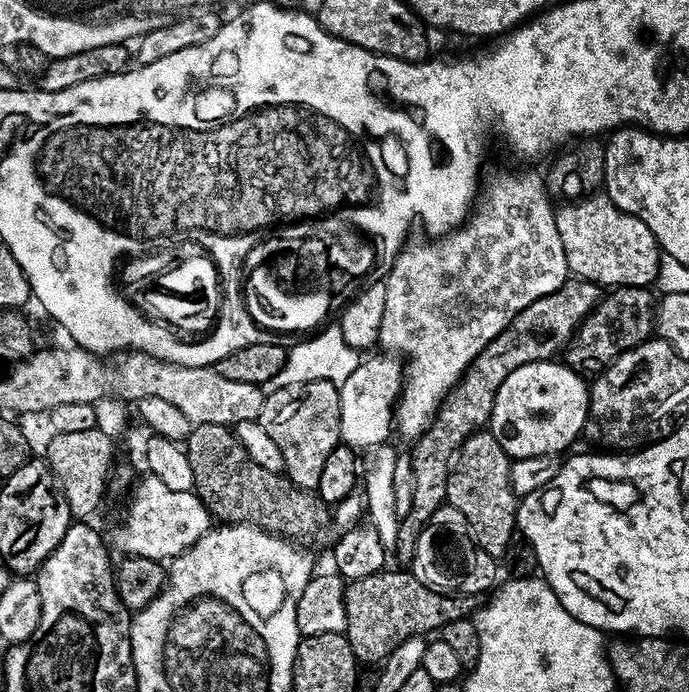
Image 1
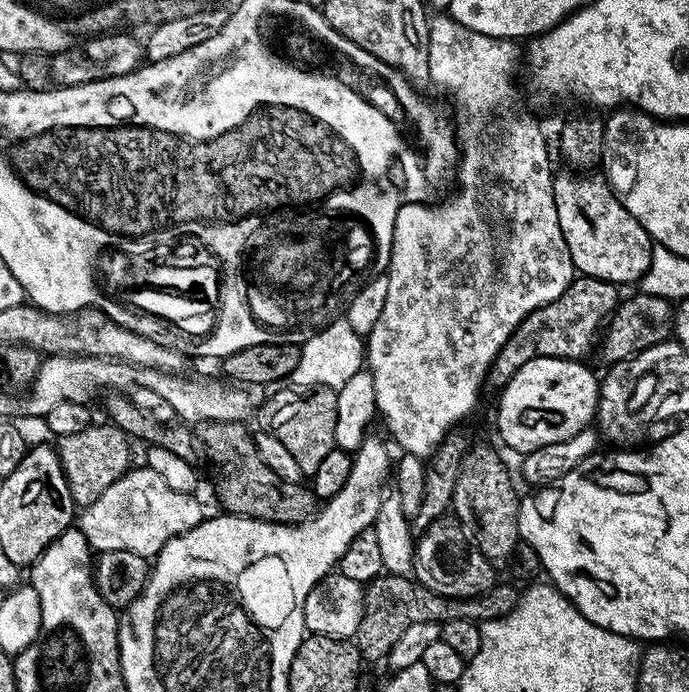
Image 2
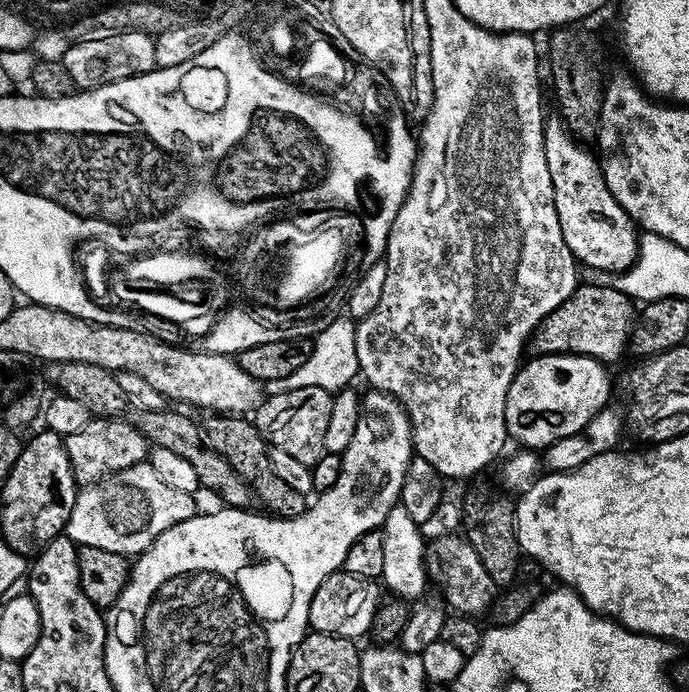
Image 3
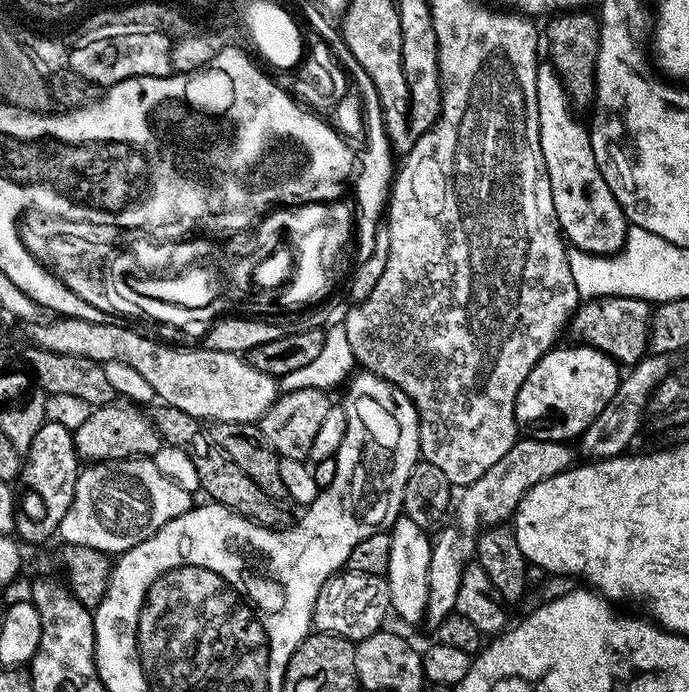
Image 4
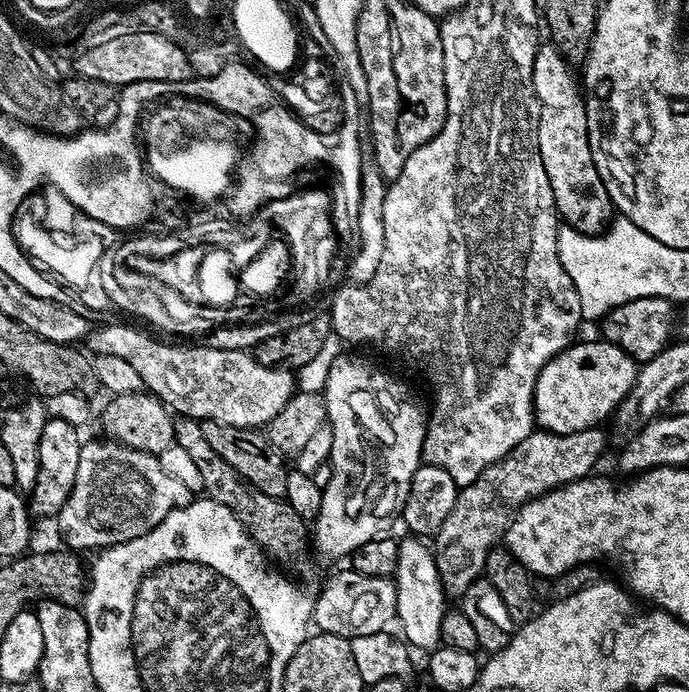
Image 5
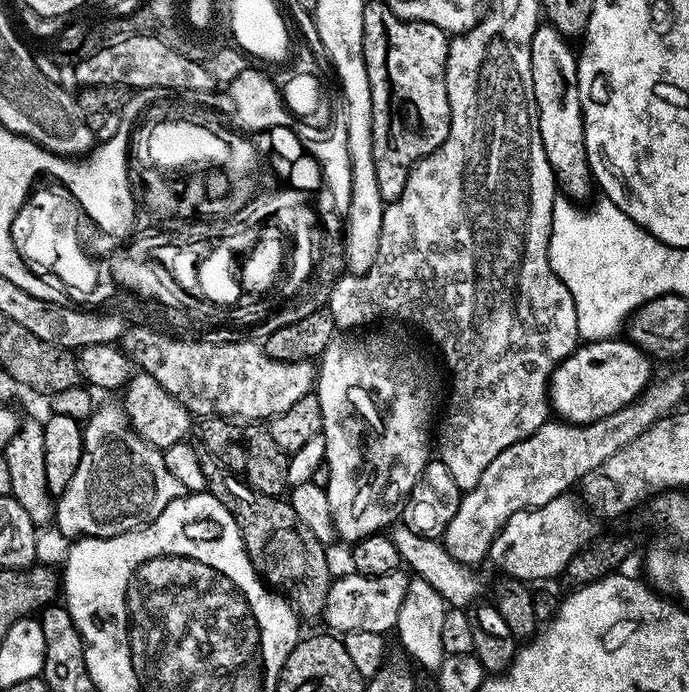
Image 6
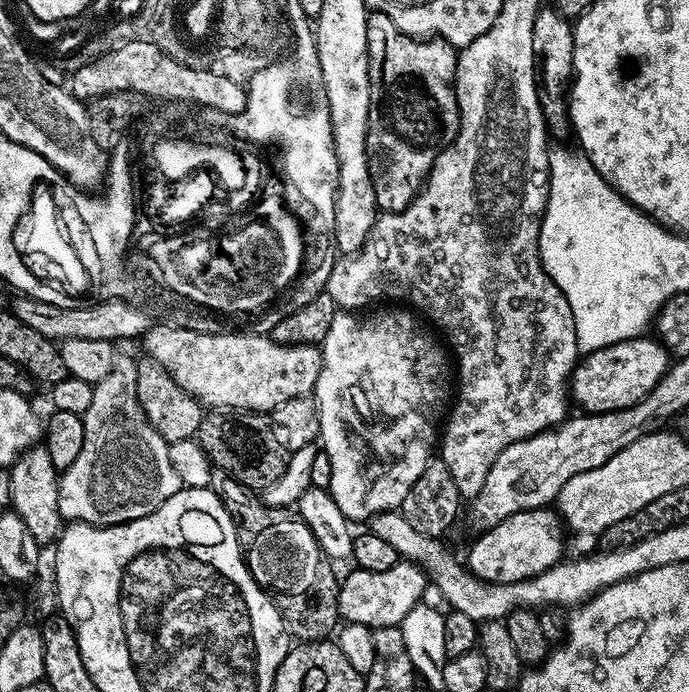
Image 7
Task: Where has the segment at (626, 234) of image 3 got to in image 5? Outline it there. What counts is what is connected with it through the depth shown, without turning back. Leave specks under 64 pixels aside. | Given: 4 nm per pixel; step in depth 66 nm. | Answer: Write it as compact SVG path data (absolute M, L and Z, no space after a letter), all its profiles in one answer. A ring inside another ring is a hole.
M550 42L541 43L534 54L534 94L538 98L540 117L538 118L538 150L542 154L542 166L546 166L546 178L550 178L550 190L554 194L556 211L559 219L567 227L578 230L587 236L601 235L613 223L614 209L612 199L594 166L594 158L590 154L590 138L586 122L586 106L582 95L578 76L573 65L565 60Z

